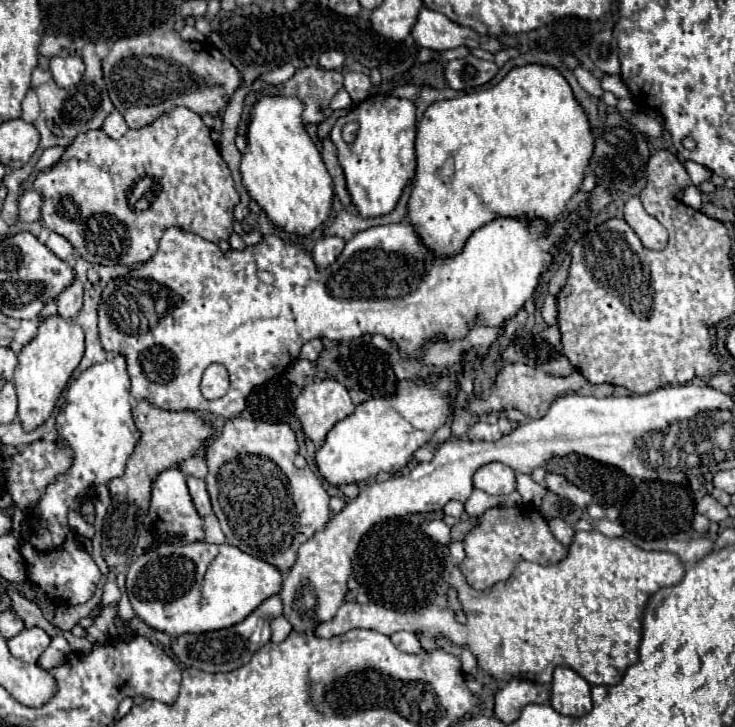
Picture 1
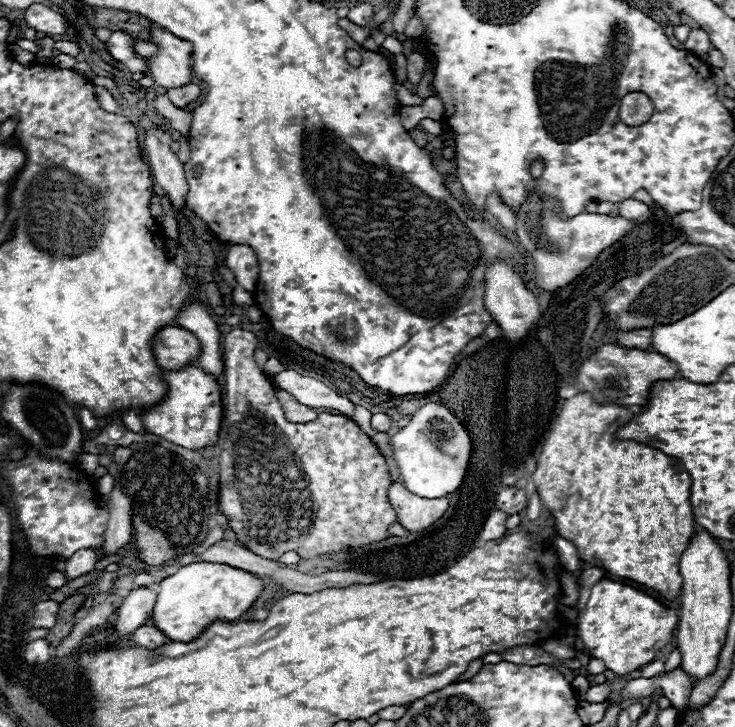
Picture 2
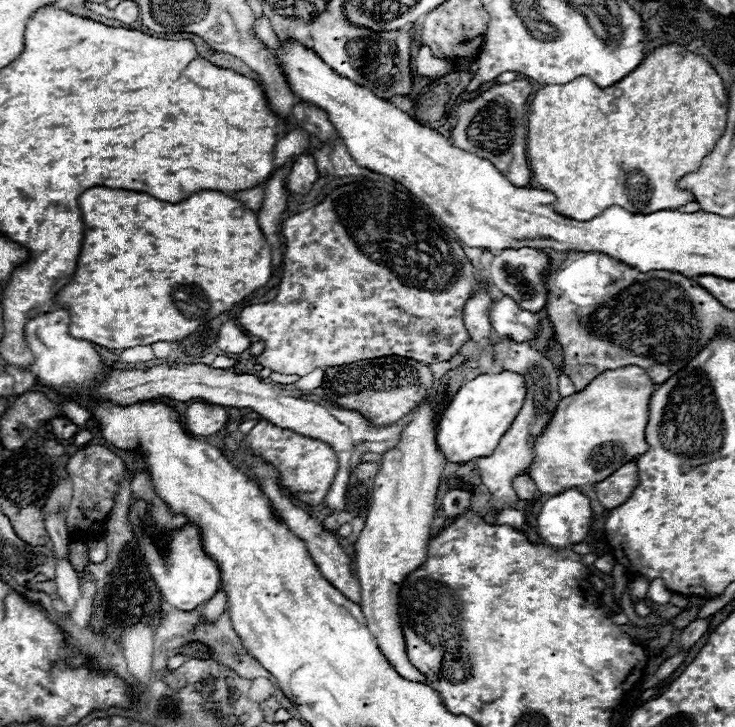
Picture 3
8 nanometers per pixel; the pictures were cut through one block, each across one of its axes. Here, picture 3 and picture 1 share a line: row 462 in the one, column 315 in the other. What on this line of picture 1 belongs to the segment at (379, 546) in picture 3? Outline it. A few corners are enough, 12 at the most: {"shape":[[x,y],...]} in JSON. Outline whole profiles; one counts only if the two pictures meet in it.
{"shape":[[314,380],[296,398],[304,434],[322,446],[354,412],[346,386]]}

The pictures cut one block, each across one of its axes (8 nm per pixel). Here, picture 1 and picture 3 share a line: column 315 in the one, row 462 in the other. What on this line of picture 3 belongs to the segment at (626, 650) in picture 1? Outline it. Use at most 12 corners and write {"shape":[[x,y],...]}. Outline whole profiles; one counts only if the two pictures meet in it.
{"shape":[[634,462],[596,482],[598,502],[606,510],[624,504],[638,486]]}

